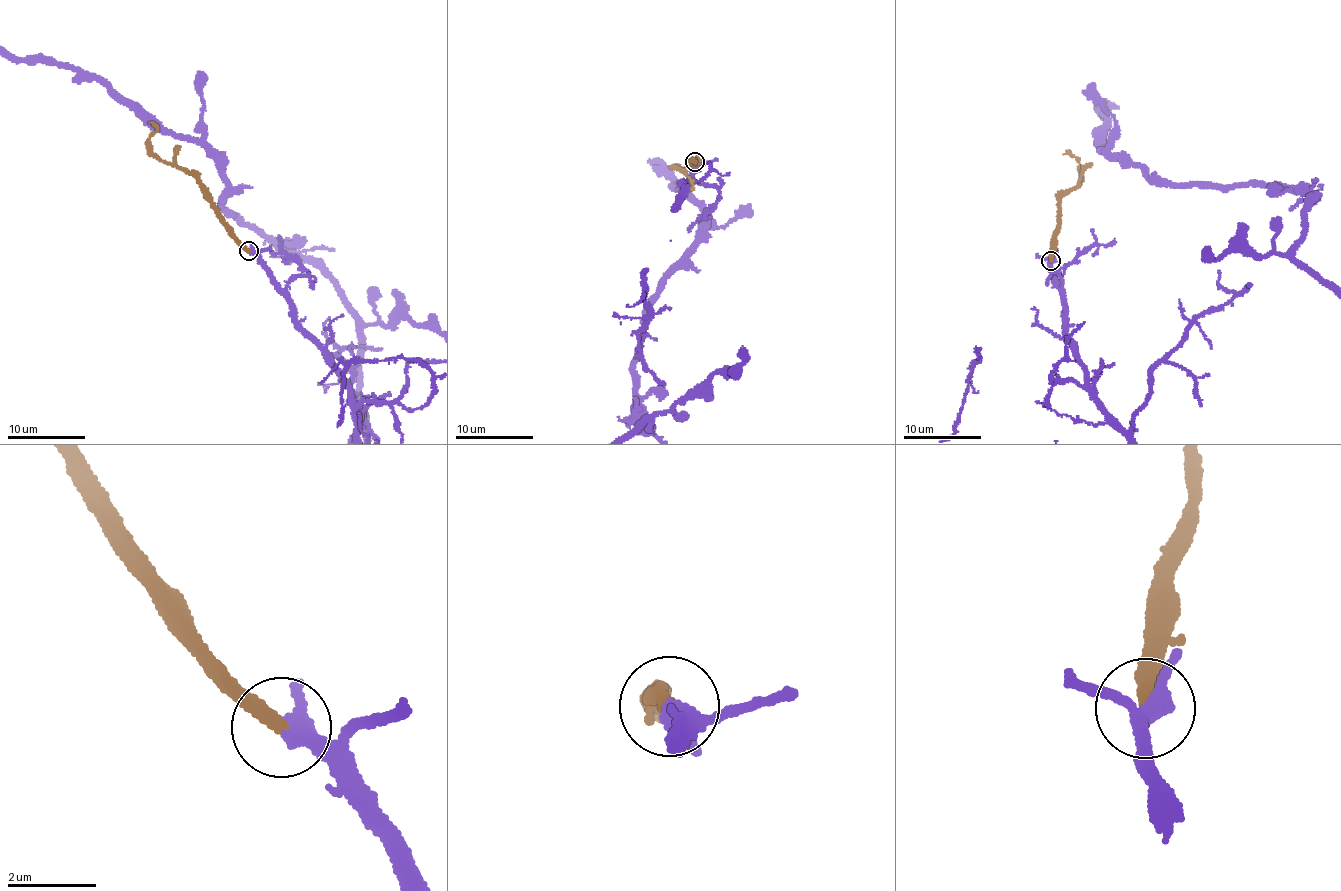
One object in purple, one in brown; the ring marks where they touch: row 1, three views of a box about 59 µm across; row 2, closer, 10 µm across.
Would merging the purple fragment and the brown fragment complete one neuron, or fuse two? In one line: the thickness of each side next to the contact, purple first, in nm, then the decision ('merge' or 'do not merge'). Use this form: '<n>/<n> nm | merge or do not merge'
400/320 nm | merge

